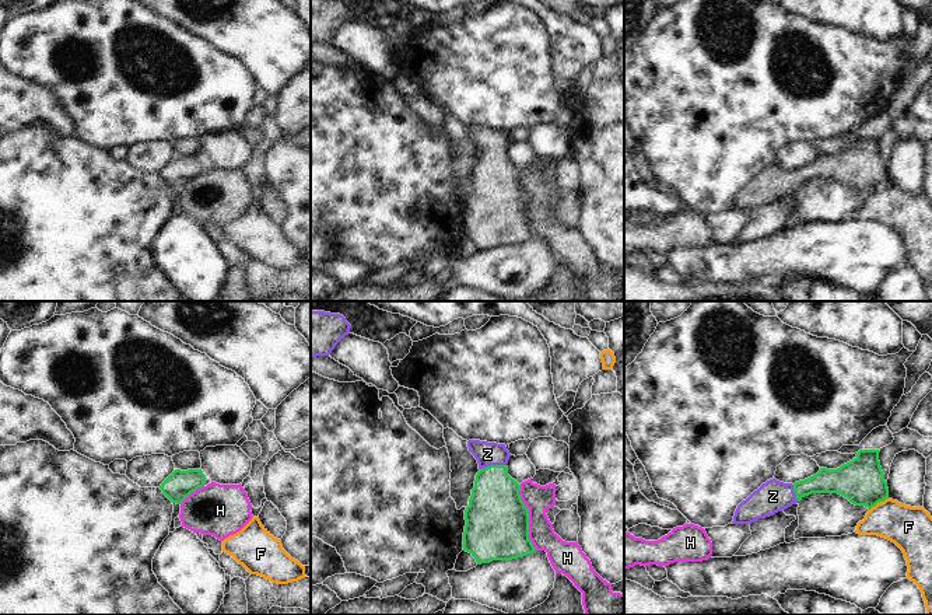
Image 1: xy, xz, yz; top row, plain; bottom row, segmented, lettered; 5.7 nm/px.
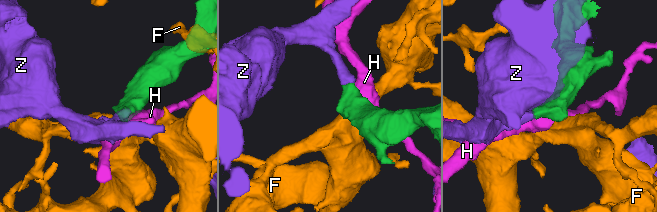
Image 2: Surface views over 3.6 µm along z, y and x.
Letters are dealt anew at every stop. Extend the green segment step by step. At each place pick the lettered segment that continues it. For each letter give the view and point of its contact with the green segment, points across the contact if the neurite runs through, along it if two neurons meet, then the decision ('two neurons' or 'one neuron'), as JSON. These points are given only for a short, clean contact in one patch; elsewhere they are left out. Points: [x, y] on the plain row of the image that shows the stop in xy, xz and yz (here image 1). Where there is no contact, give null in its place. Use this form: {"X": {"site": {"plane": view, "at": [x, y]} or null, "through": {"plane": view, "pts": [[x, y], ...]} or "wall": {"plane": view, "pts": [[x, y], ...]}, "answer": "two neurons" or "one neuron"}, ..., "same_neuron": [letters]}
{"F": {"site": {"plane": "yz", "at": [878, 188]}, "wall": {"plane": "yz", "pts": [[887, 184], [878, 188], [869, 196]]}, "answer": "two neurons"}, "H": {"site": {"plane": "xz", "at": [528, 203]}, "answer": "two neurons"}, "Z": {"site": {"plane": "xz", "at": [493, 151]}, "through": {"plane": "xz", "pts": [[496, 195], [493, 151], [487, 140]]}, "answer": "one neuron"}, "same_neuron": ["Z"]}

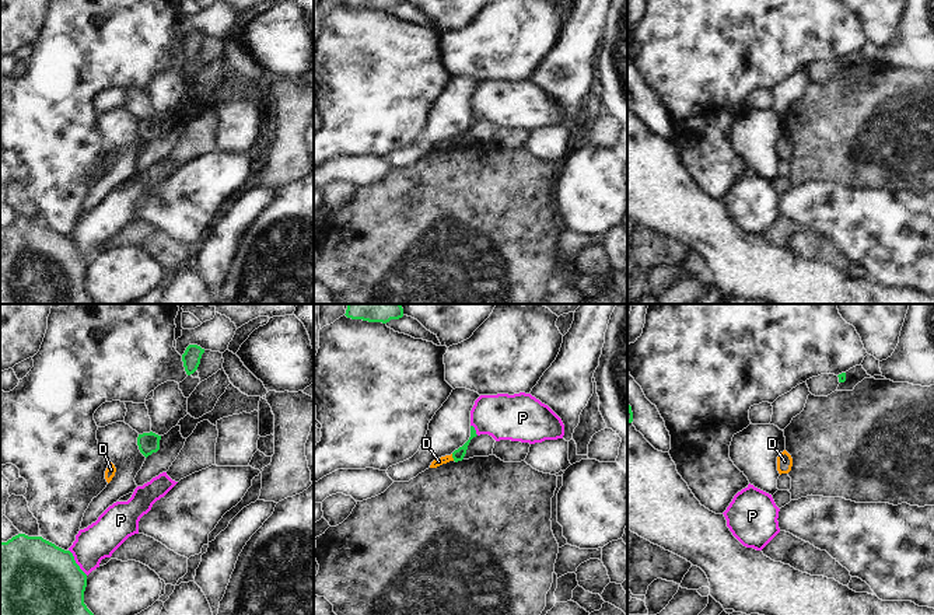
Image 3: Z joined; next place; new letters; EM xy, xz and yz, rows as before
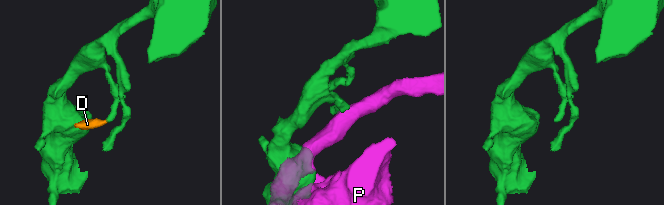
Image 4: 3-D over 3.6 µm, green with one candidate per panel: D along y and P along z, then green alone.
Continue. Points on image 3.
{"D": {"site": {"plane": "xz", "at": [452, 143]}, "wall": {"plane": "xz", "pts": [[451, 140], [454, 146]]}, "answer": "two neurons"}, "P": {"site": {"plane": "xy", "at": [74, 248]}, "answer": "two neurons"}, "same_neuron": []}

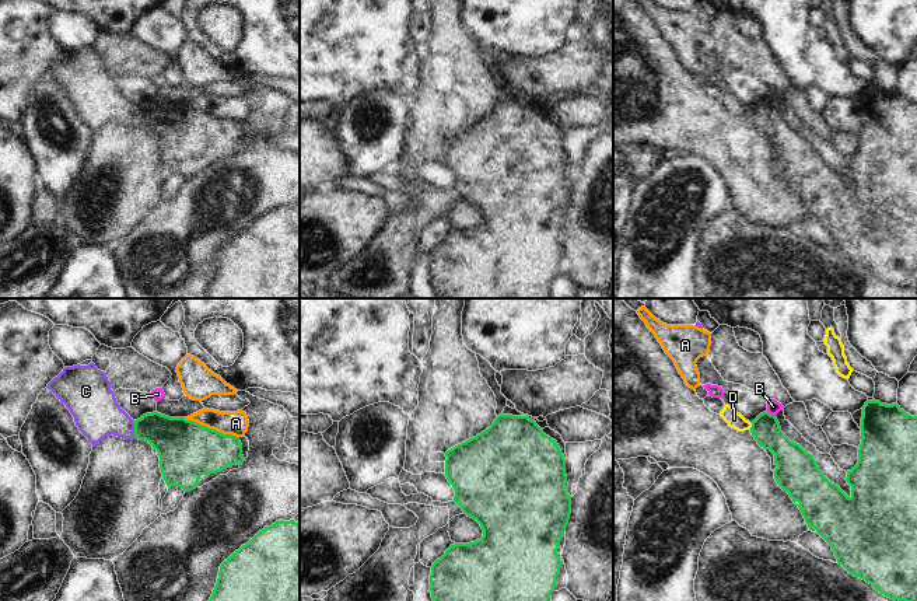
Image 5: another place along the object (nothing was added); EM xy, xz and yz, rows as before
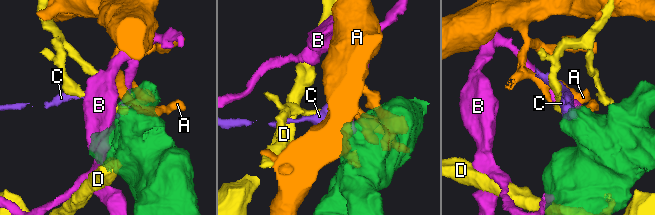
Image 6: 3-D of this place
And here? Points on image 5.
{"A": {"site": {"plane": "xy", "at": [212, 115]}, "wall": {"plane": "xy", "pts": [[184, 104], [238, 123]]}, "answer": "two neurons"}, "B": {"site": {"plane": "yz", "at": [772, 101]}, "answer": "two neurons"}, "C": {"site": {"plane": "xy", "at": [135, 115]}, "through": {"plane": "xy", "pts": [[177, 126], [157, 115], [135, 115], [128, 115], [97, 100]]}, "answer": "one neuron"}, "D": {"site": {"plane": "yz", "at": [752, 112]}, "wall": {"plane": "yz", "pts": [[752, 109], [749, 114]]}, "answer": "two neurons"}, "same_neuron": ["C"]}

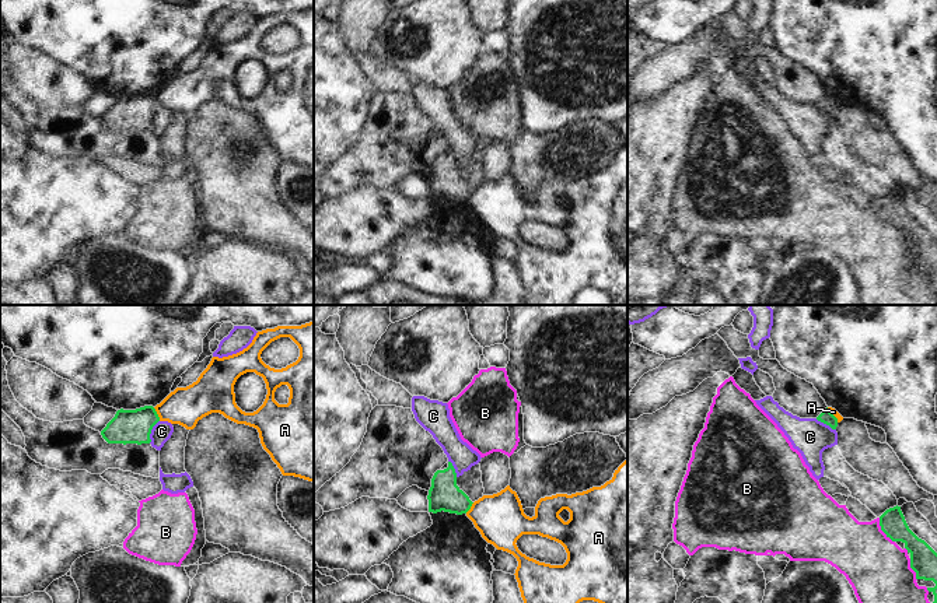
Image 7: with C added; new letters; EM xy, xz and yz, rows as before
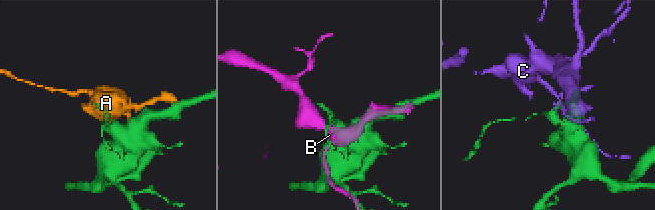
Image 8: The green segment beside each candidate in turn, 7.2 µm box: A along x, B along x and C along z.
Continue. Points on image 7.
{"A": {"site": {"plane": "xy", "at": [157, 101]}, "wall": {"plane": "xy", "pts": [[153, 94], [160, 107]]}, "answer": "two neurons"}, "B": {"site": {"plane": "yz", "at": [883, 217]}, "answer": "two neurons"}, "C": {"site": {"plane": "xy", "at": [150, 118]}, "wall": {"plane": "xy", "pts": [[158, 107], [151, 116], [149, 129]]}, "answer": "two neurons"}, "same_neuron": []}

